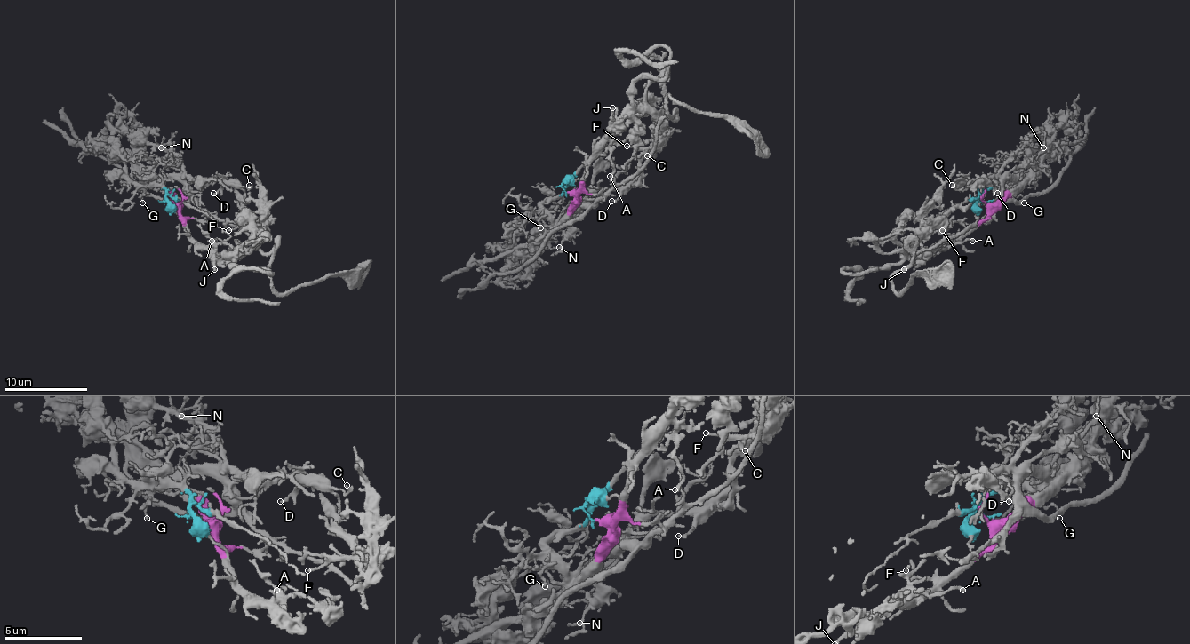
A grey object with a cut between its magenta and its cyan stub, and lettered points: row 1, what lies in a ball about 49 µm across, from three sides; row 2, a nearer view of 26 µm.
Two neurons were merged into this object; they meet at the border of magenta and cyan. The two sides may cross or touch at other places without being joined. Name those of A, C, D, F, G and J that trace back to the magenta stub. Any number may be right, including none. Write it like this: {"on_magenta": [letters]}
{"on_magenta": ["A", "F", "J"]}

